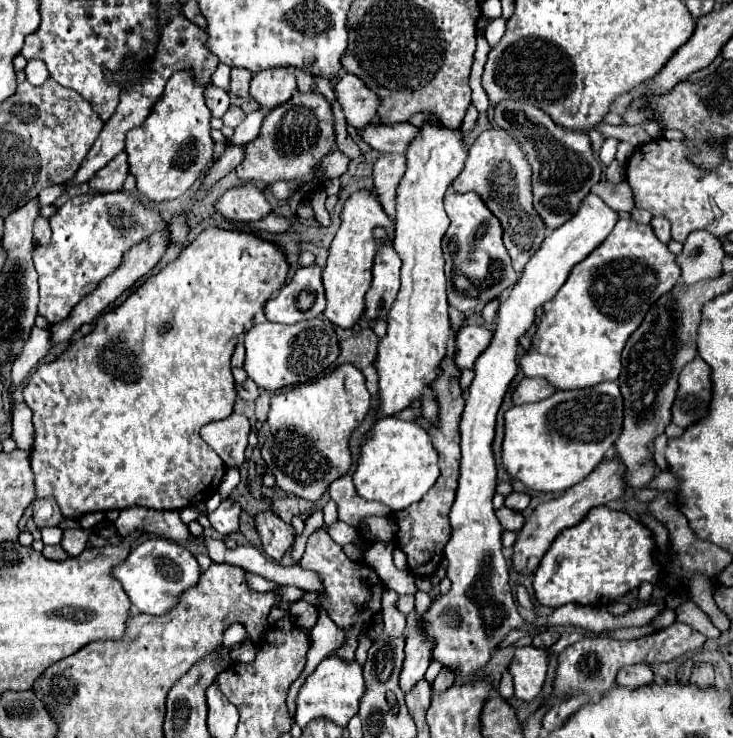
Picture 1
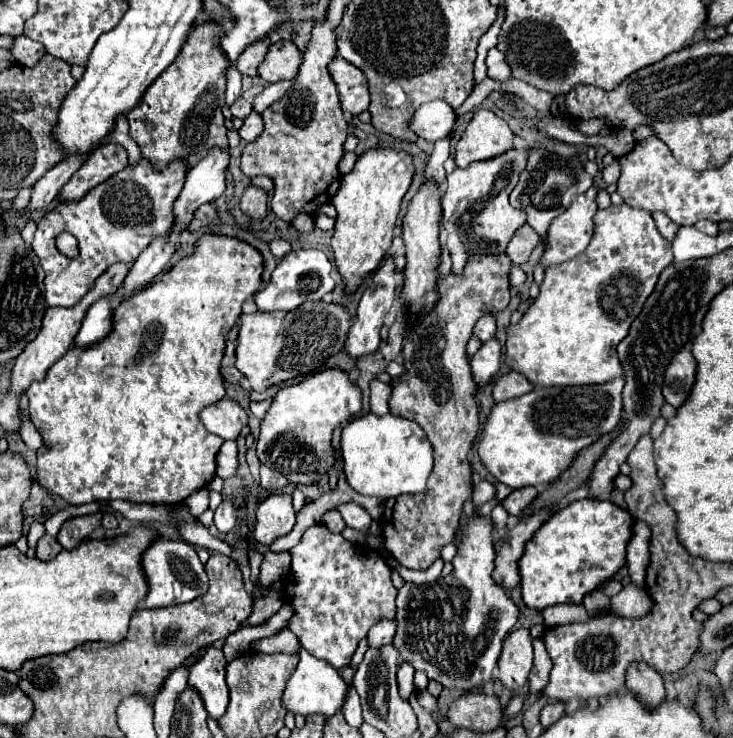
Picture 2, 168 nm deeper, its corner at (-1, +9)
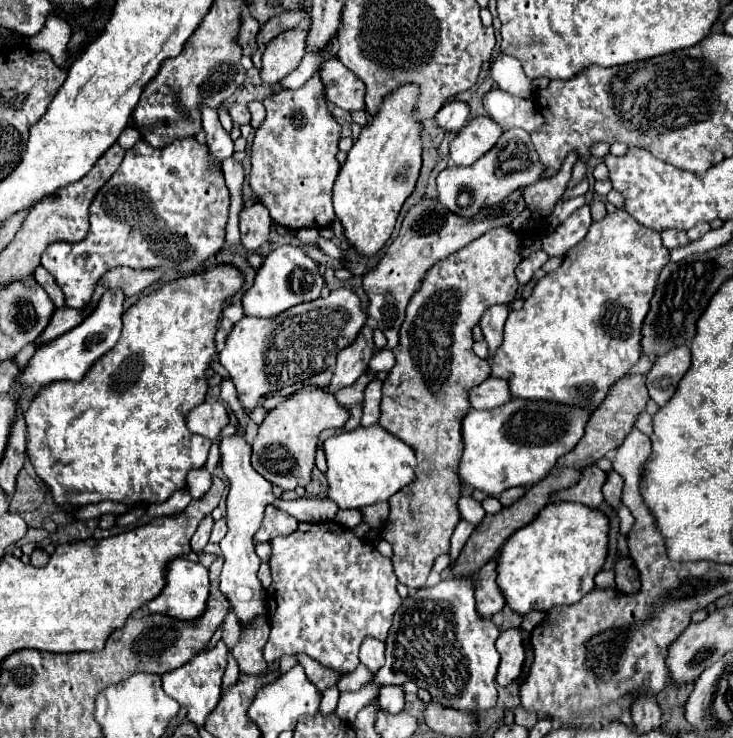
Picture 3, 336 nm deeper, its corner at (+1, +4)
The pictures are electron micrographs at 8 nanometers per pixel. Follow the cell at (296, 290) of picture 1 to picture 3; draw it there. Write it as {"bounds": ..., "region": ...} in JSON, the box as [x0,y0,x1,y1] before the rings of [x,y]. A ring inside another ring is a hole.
{"bounds":[243,245,325,317],"region":[[[283,245],[273,249],[263,259],[263,265],[257,269],[253,287],[243,293],[243,311],[245,315],[253,315],[253,317],[275,317],[293,305],[321,297],[323,285],[325,281],[319,273],[317,263],[311,257],[307,257],[301,247]]]}

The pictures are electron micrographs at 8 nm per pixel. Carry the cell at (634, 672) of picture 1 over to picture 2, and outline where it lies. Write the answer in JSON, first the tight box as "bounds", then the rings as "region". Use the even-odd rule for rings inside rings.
{"bounds":[627,664,665,708],"region":[[[631,664],[627,668],[627,688],[651,708],[665,700],[663,678],[649,664]]]}

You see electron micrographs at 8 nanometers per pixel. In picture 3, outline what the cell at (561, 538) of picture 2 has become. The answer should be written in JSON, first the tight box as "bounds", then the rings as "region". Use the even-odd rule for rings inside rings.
{"bounds":[497,501,607,615],"region":[[[563,501],[547,503],[531,523],[515,531],[499,549],[497,585],[507,605],[515,613],[527,615],[529,611],[549,611],[555,605],[573,605],[581,601],[593,589],[593,577],[605,563],[607,523],[607,517],[597,509],[587,509],[585,505]]]}

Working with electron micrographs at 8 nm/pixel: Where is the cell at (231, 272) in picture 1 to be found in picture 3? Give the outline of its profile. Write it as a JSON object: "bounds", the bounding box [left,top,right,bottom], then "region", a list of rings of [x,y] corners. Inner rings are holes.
{"bounds":[25,265,243,507],"region":[[[217,265],[217,267],[209,267],[207,271],[201,273],[193,273],[193,275],[185,275],[177,281],[165,283],[161,289],[141,297],[135,305],[131,305],[125,313],[123,313],[123,331],[119,337],[119,343],[105,353],[85,375],[83,381],[73,383],[73,381],[55,381],[51,385],[47,385],[47,389],[43,387],[39,391],[39,395],[33,399],[33,403],[29,403],[27,411],[25,411],[25,423],[27,423],[27,457],[31,461],[31,465],[35,467],[37,477],[49,487],[53,501],[57,505],[89,505],[89,503],[101,503],[101,501],[115,501],[115,503],[123,503],[129,507],[135,505],[151,505],[151,503],[163,503],[173,491],[183,489],[187,485],[185,477],[187,471],[193,467],[203,467],[207,463],[207,453],[211,447],[211,441],[207,437],[199,437],[189,433],[187,425],[185,425],[185,415],[201,405],[205,401],[205,393],[209,389],[207,385],[207,377],[205,371],[211,363],[211,357],[215,353],[215,331],[217,331],[217,321],[221,319],[221,309],[223,303],[229,301],[231,295],[235,295],[239,289],[243,287],[243,275],[239,273],[239,269],[231,267],[231,265]]]}

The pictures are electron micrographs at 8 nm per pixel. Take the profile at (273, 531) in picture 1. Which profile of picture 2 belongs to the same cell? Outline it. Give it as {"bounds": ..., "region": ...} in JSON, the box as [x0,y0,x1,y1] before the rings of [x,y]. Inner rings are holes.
{"bounds":[253,494,295,546],"region":[[[271,494],[257,504],[253,536],[263,546],[271,546],[277,538],[289,534],[295,526],[295,512],[289,494]]]}

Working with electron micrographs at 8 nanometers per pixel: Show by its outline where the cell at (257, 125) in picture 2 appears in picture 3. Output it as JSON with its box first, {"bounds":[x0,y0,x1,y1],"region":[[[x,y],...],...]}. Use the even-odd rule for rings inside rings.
{"bounds":[247,101,265,129],"region":[[[251,101],[247,107],[249,107],[249,111],[251,111],[251,127],[257,129],[257,127],[263,123],[263,119],[265,119],[263,103],[259,103],[259,101]]]}

